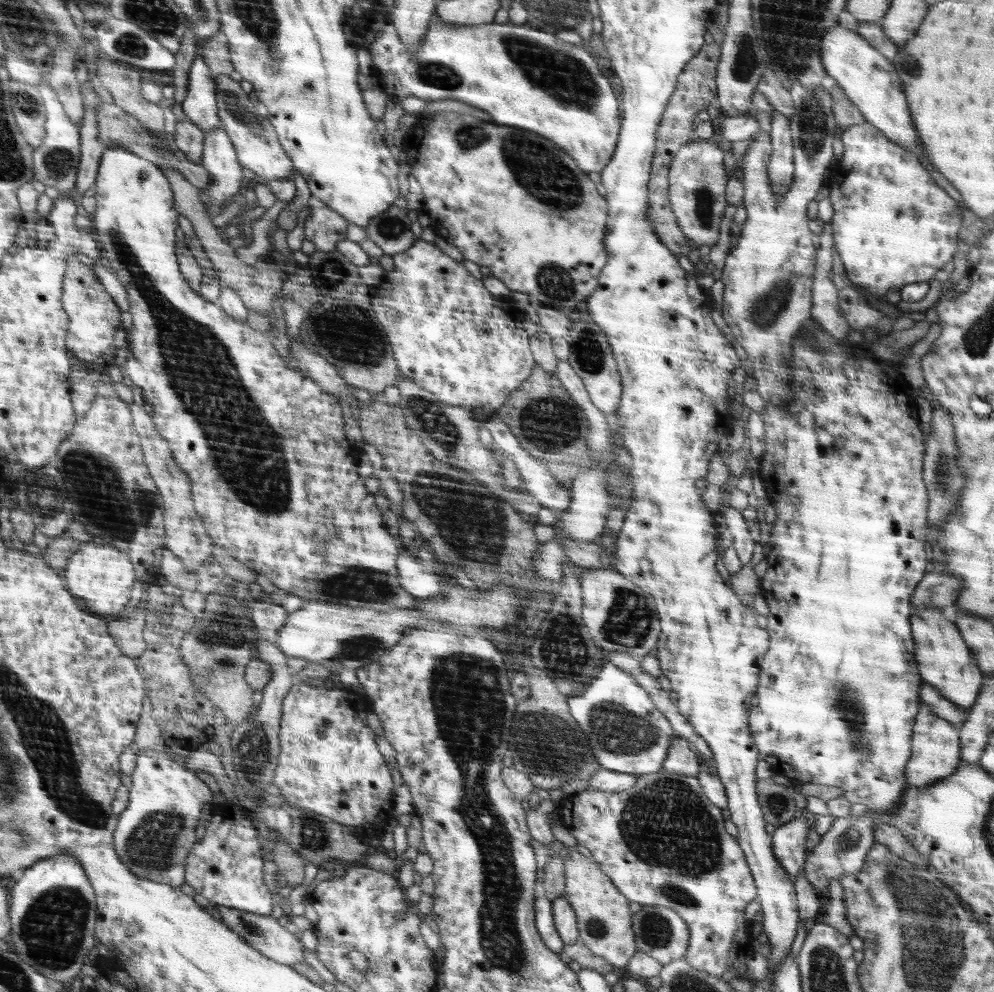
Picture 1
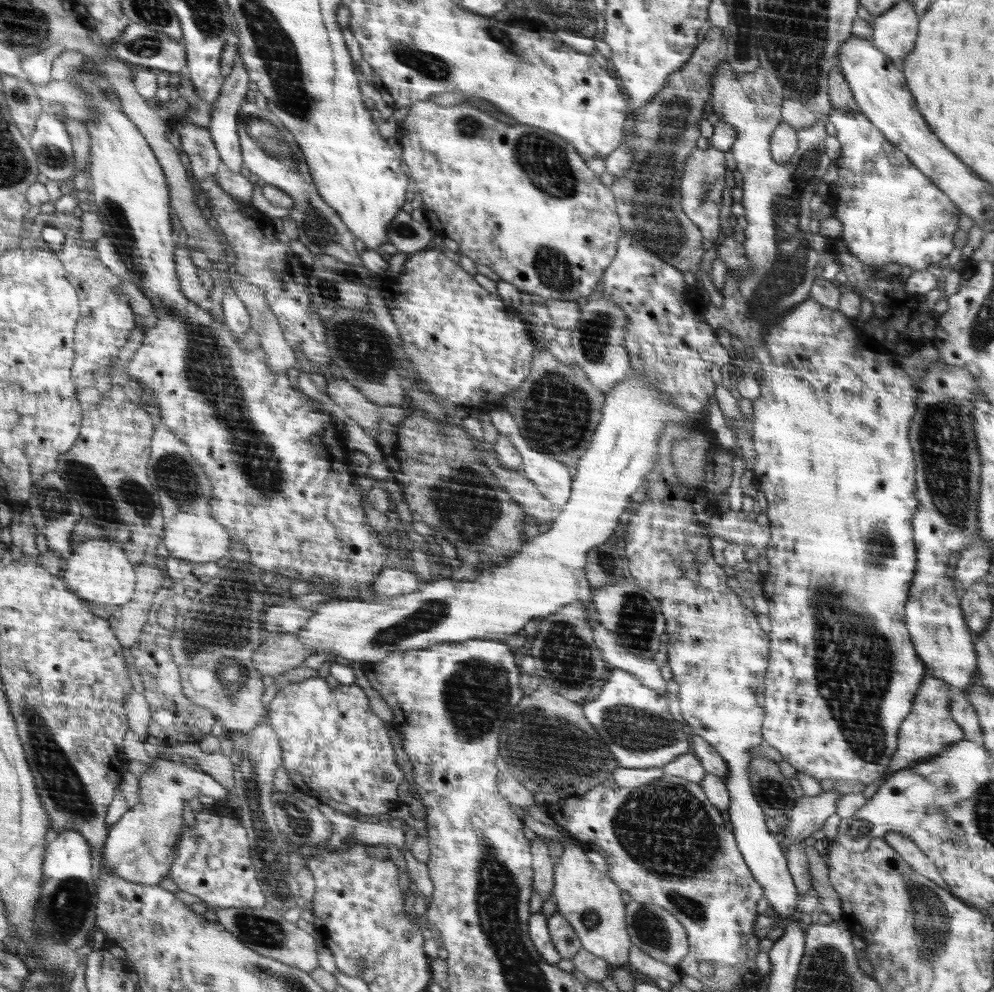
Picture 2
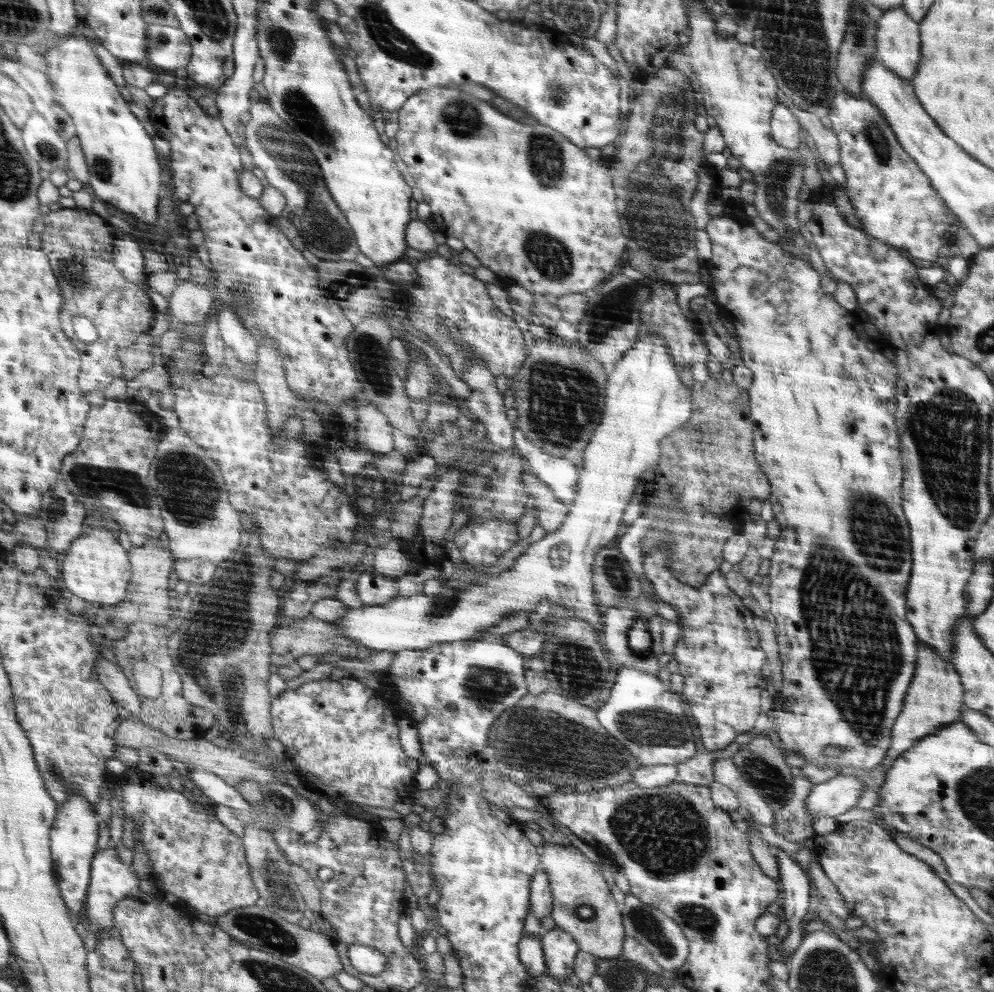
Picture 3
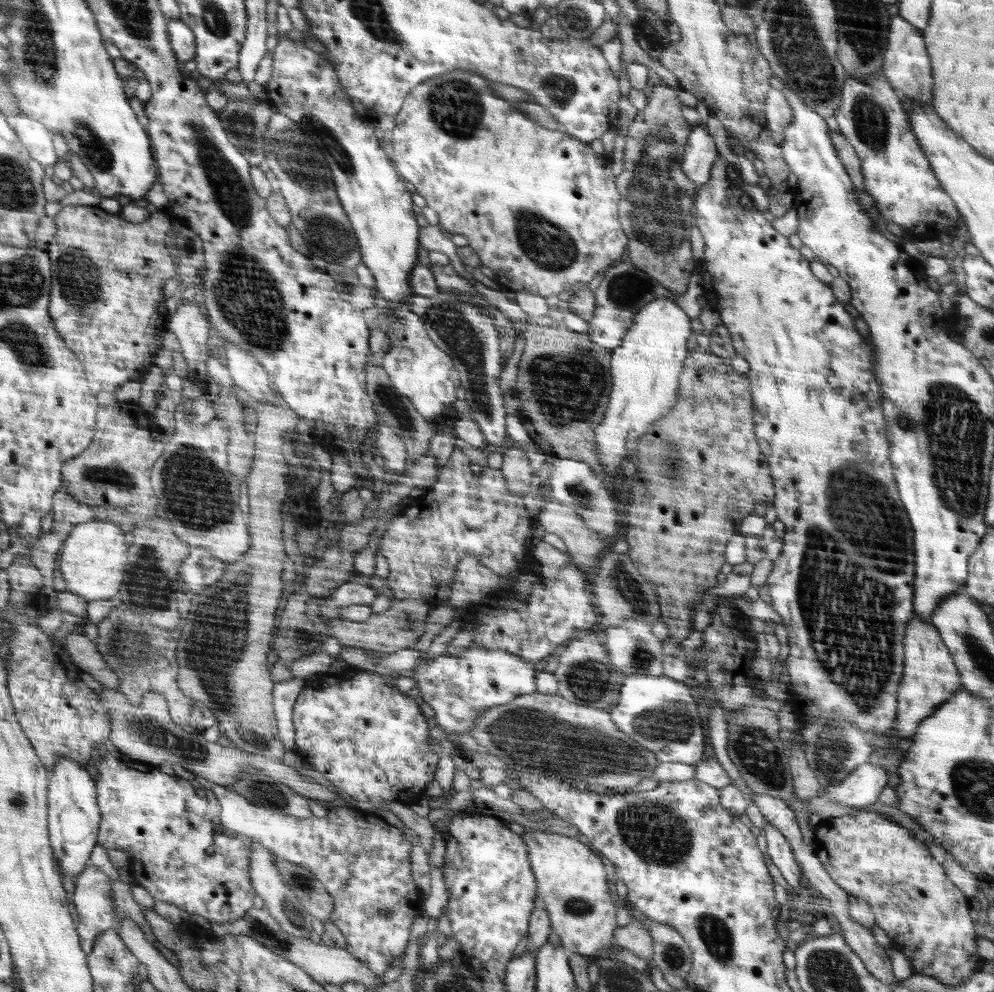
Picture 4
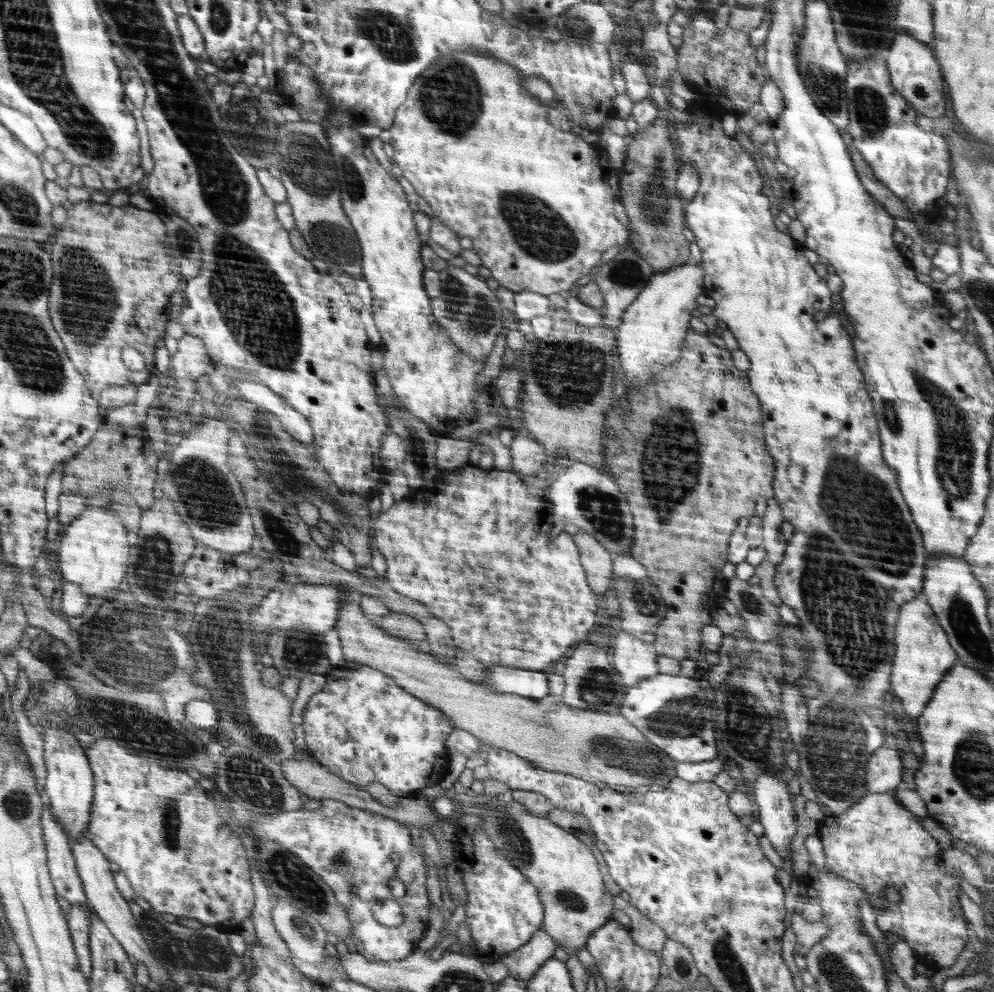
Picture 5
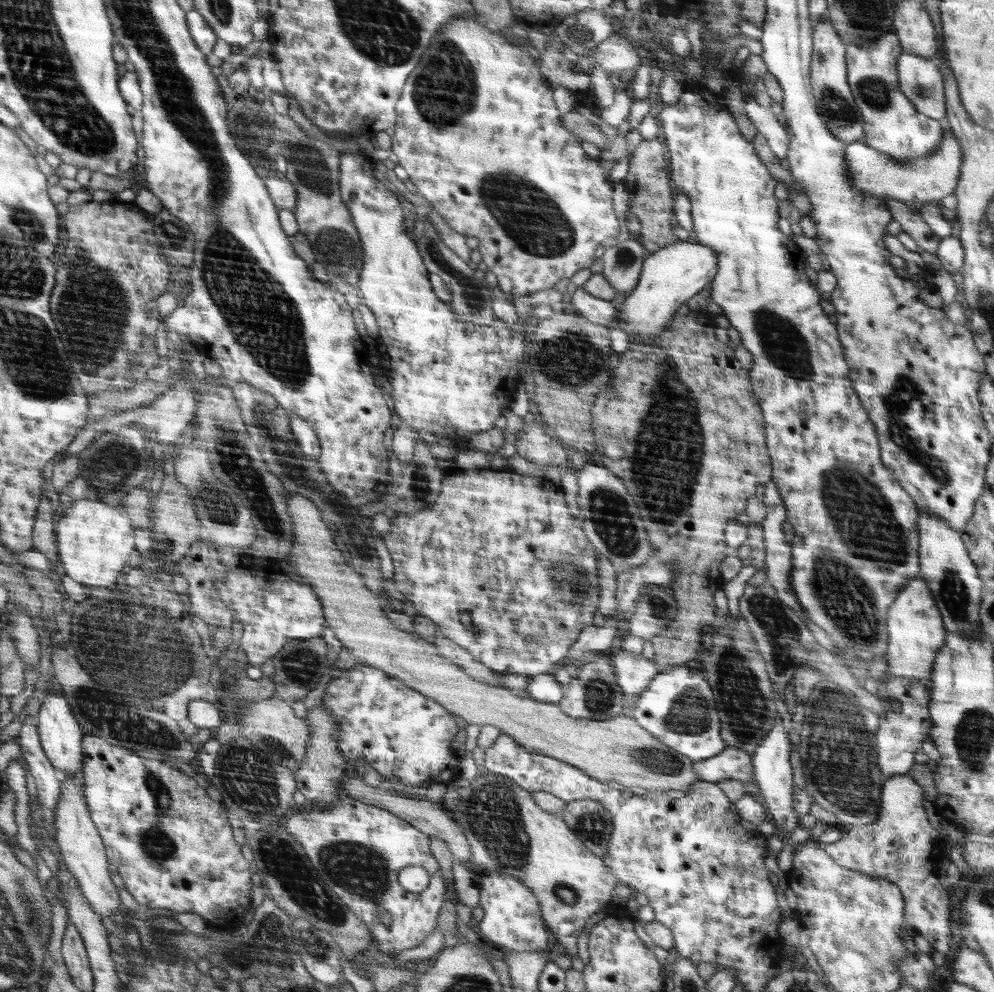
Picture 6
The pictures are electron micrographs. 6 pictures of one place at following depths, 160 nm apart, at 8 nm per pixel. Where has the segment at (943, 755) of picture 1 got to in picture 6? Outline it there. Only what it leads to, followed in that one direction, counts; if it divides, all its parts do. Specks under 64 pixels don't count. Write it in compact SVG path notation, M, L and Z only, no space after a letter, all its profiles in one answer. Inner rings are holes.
M917 574L906 587L902 588L896 602L888 608L888 674L908 680L931 678L934 659L944 647L947 631L936 608L936 602L926 585L926 581Z

